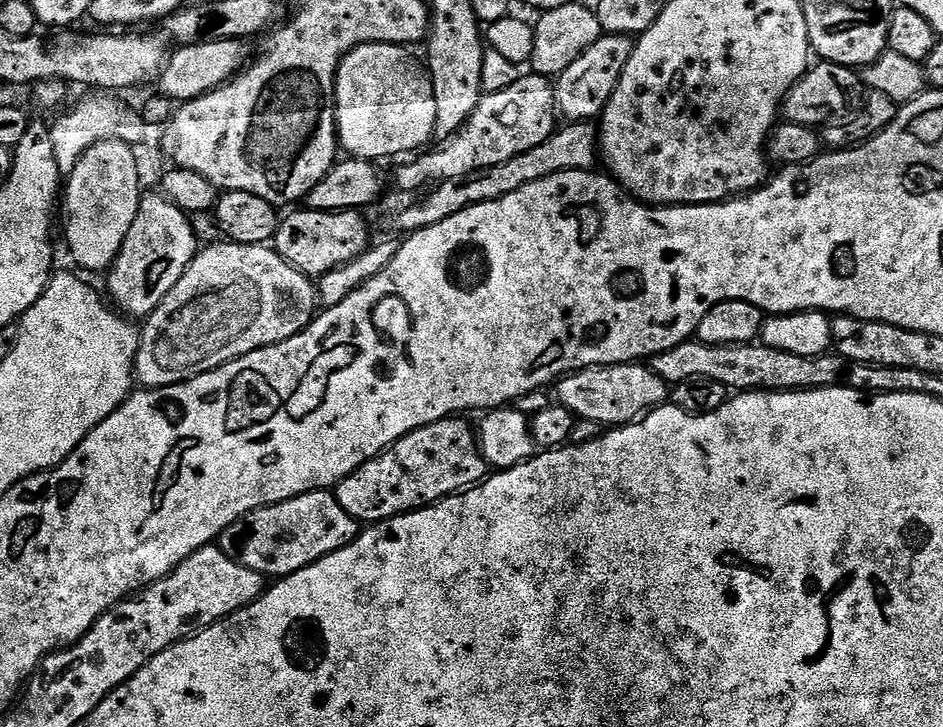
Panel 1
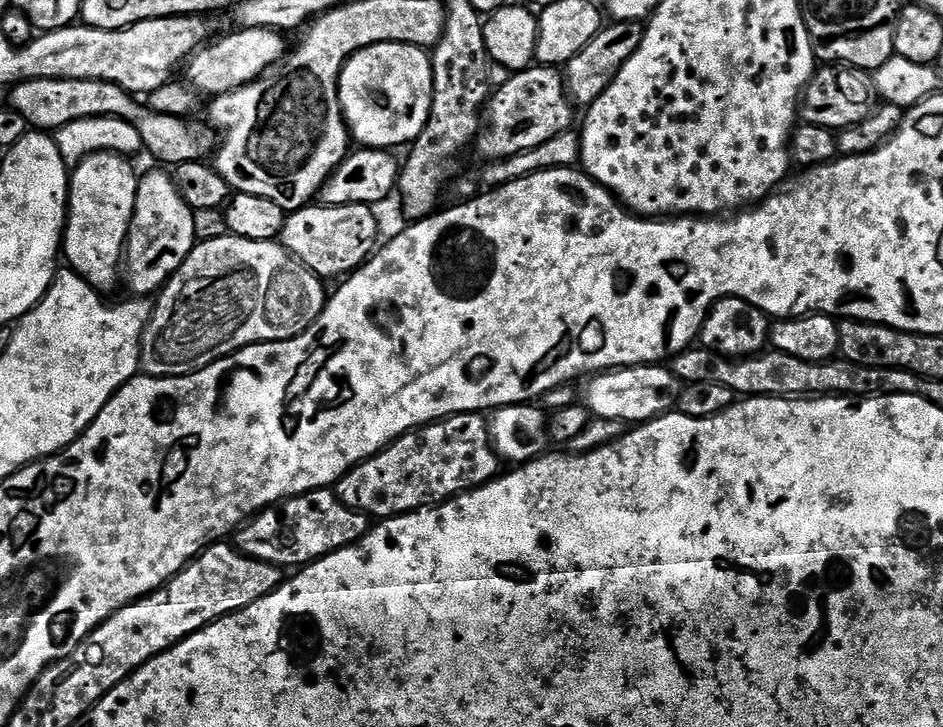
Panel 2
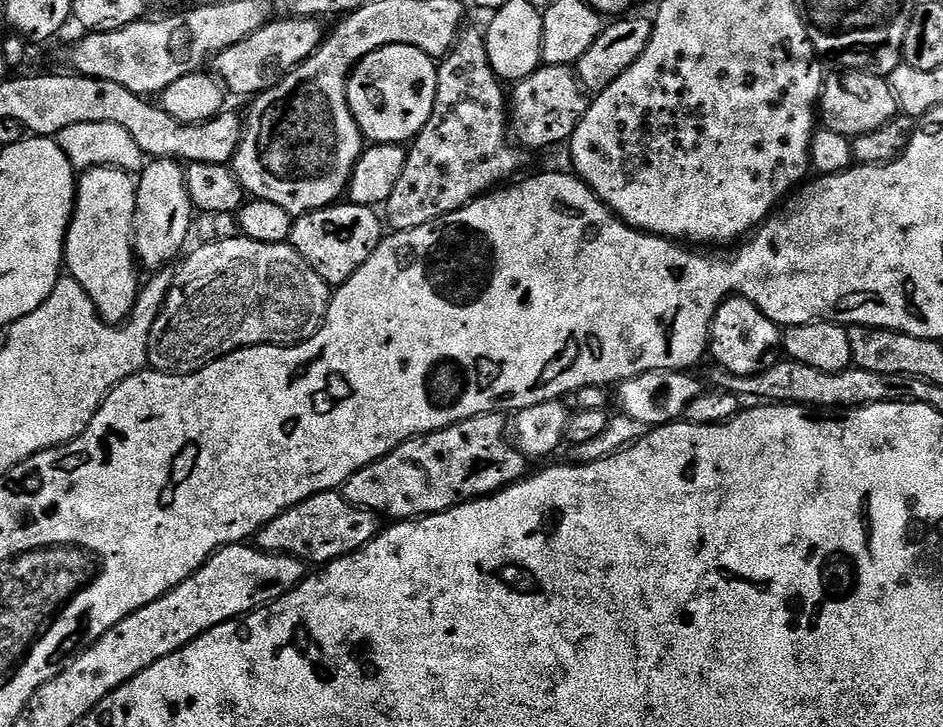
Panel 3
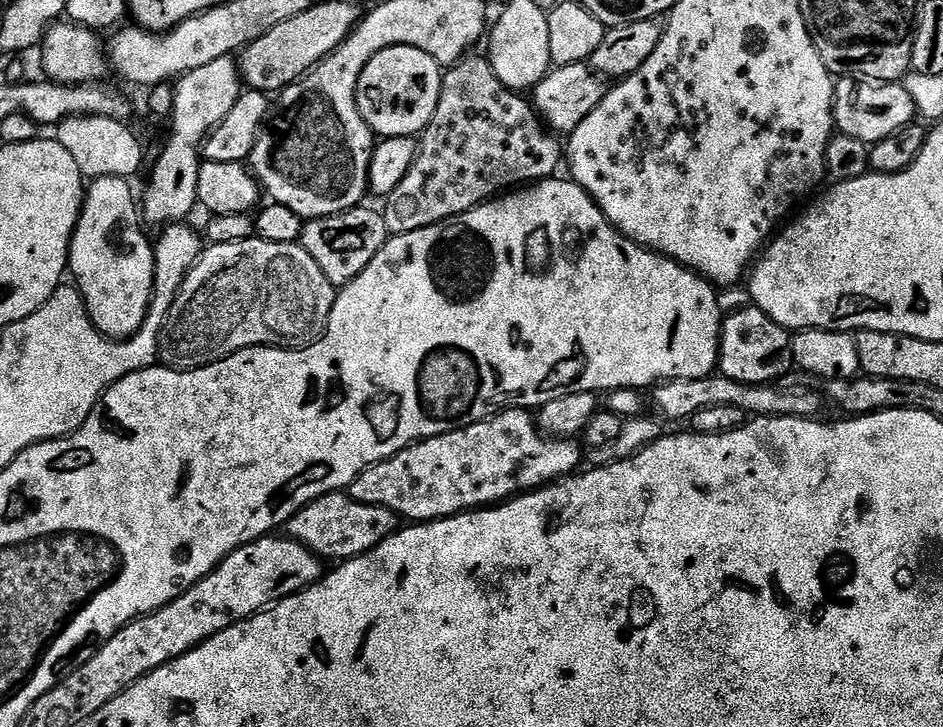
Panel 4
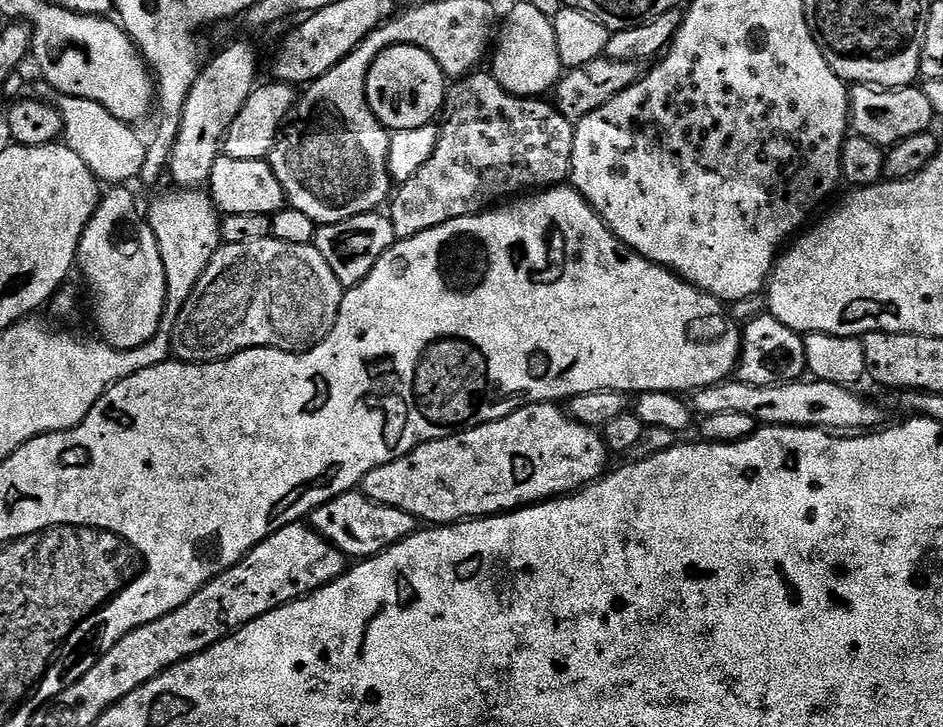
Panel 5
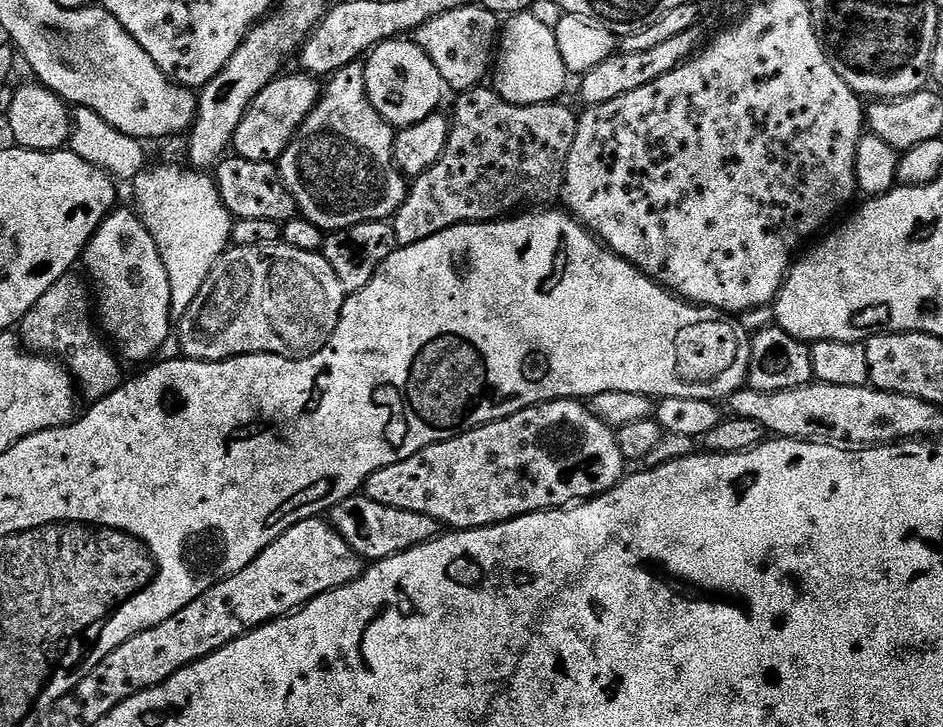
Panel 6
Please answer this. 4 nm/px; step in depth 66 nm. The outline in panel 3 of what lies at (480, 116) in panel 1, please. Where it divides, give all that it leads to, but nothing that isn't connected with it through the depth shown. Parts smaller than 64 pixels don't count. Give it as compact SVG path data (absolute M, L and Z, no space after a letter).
M544 64L525 80L515 81L513 88L516 89L510 92L510 132L525 149L548 148L563 140L564 143L571 141L574 130L586 114L590 96L569 65Z

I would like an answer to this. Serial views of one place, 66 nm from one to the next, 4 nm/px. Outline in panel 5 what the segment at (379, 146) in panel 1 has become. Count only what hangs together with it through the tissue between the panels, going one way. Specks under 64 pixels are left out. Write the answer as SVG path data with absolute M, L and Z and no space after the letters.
M396 44L387 48L378 54L368 71L366 94L370 110L392 132L414 130L414 126L433 123L444 106L446 83L443 70L441 61L414 44Z

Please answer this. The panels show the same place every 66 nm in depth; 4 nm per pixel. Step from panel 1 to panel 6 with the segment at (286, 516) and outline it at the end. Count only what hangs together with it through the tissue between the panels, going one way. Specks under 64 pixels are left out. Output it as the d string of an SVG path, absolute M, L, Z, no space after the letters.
M363 494L351 496L335 504L330 509L330 523L368 562L396 556L399 552L405 552L414 546L436 539L442 532L440 521L430 518L430 514L418 514L414 510L398 510L394 506L382 506L382 502L374 502Z

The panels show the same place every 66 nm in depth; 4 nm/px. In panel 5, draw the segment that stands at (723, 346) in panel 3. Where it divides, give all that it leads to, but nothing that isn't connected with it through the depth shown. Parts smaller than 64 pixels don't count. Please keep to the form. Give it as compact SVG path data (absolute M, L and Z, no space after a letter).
M765 314L743 325L740 338L740 361L736 364L735 379L750 386L795 384L808 372L804 336L791 323Z

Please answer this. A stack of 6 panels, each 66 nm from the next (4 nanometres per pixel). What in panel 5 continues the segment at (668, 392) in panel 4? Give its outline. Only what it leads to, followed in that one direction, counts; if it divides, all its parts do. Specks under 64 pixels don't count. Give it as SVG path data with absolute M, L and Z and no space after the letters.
M729 378L722 384L699 388L697 392L691 393L690 405L692 412L702 418L710 414L747 414L760 426L822 428L843 430L848 434L879 429L885 423L879 406L854 393L852 388L811 378L778 386L750 386L741 380Z

